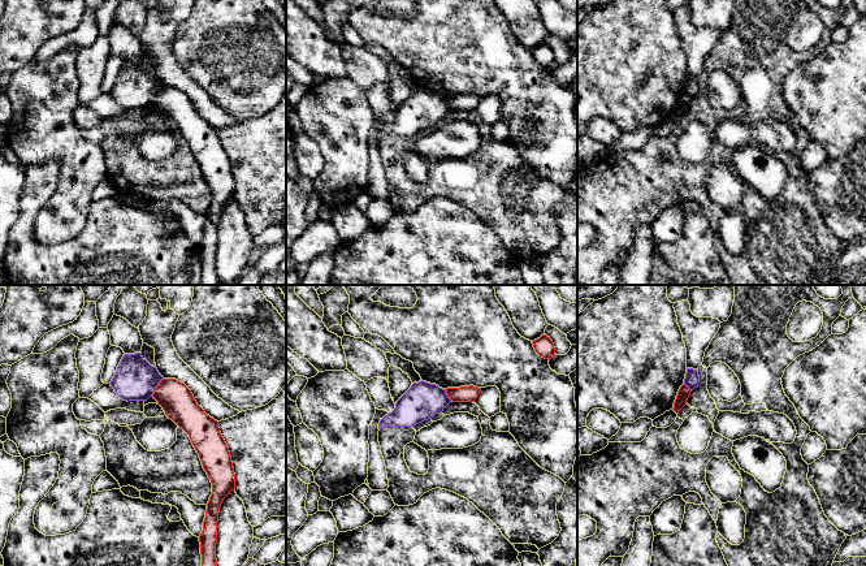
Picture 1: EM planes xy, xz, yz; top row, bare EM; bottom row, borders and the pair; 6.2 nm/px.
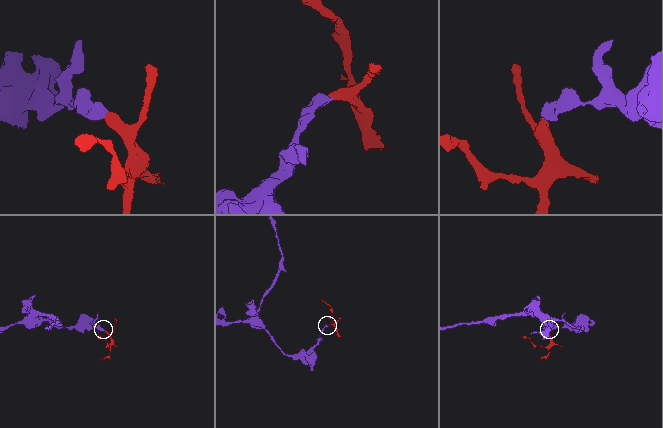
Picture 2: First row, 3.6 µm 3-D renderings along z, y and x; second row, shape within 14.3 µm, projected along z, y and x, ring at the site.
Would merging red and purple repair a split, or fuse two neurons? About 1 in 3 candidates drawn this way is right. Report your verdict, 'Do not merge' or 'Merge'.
Do not merge

